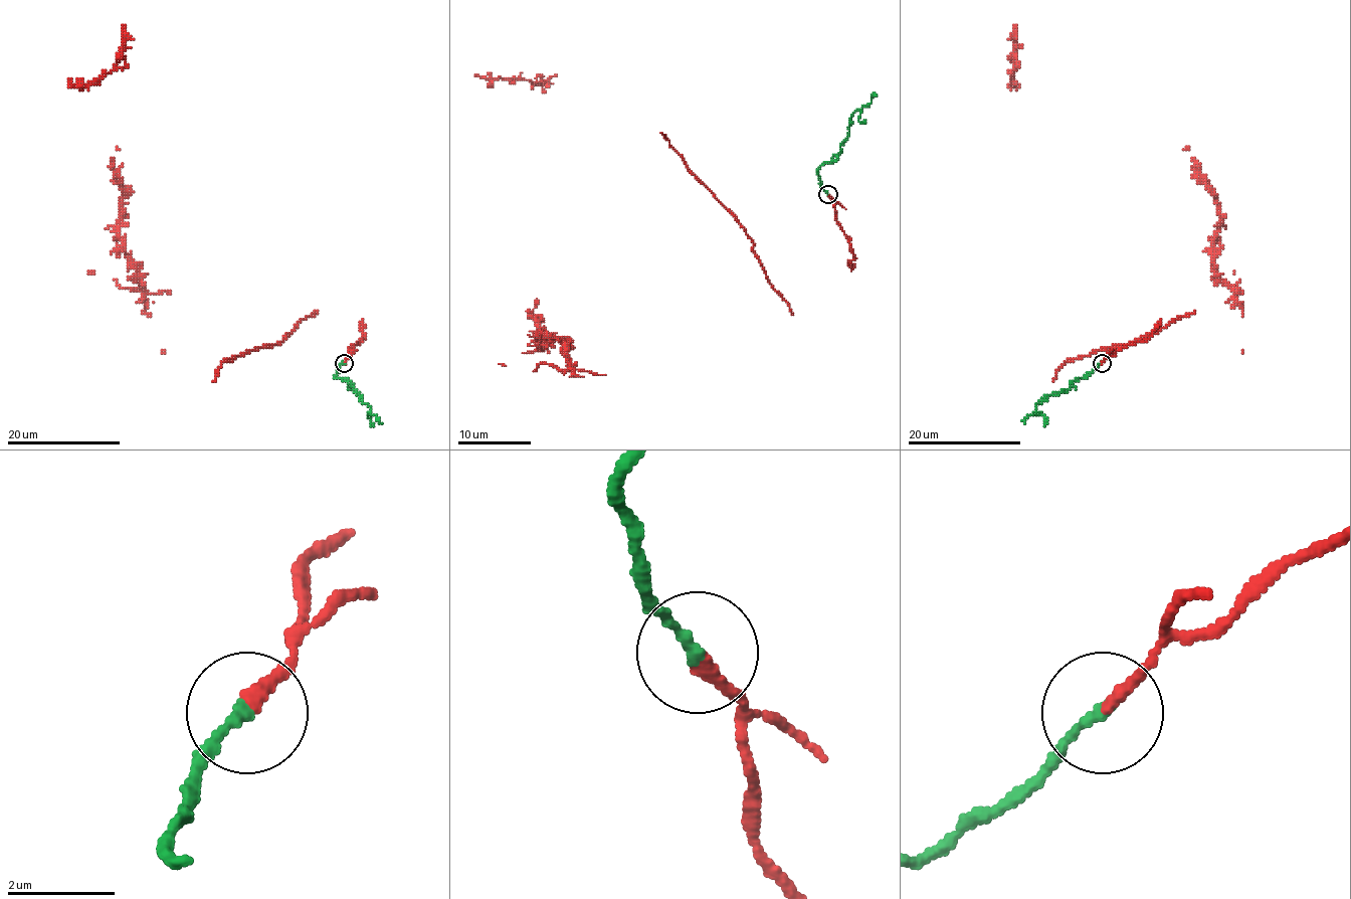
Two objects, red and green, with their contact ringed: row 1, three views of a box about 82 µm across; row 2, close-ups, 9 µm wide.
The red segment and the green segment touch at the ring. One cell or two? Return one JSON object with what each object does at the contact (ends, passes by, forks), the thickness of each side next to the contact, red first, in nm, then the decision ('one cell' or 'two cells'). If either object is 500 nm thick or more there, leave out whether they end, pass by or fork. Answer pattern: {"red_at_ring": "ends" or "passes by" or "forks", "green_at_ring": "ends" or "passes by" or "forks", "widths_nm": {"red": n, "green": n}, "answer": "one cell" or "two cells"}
{"red_at_ring": "ends", "green_at_ring": "ends", "widths_nm": {"red": 260, "green": 200}, "answer": "two cells"}

